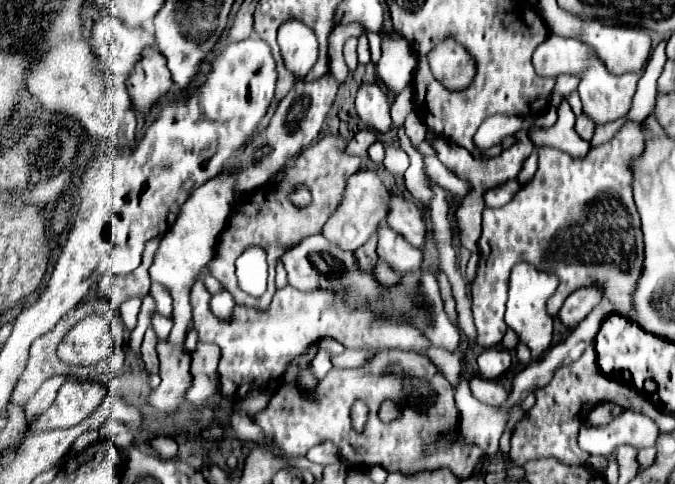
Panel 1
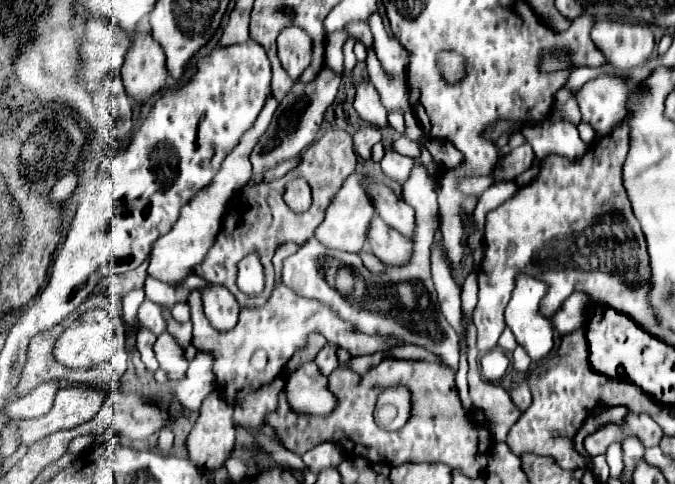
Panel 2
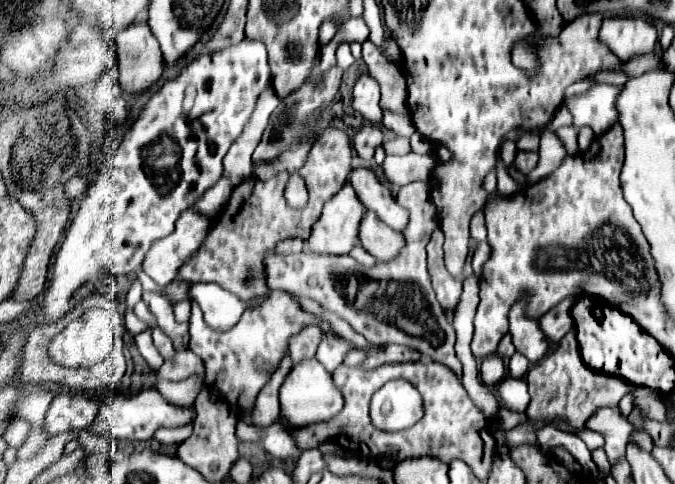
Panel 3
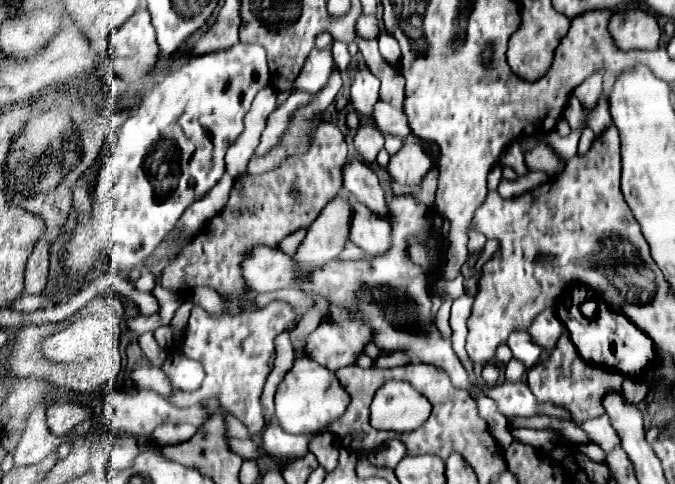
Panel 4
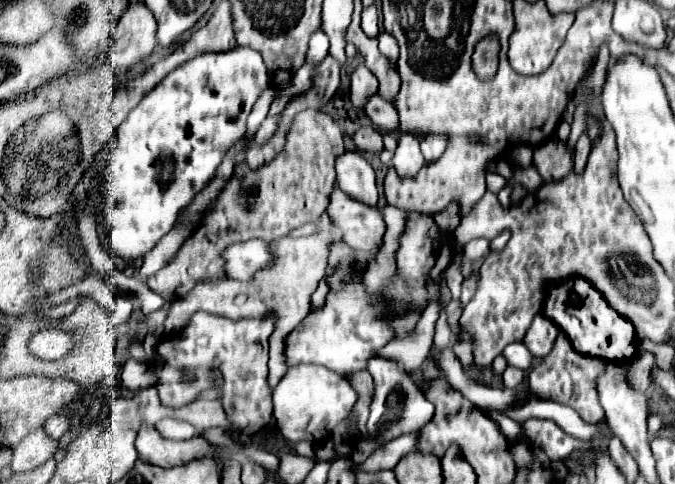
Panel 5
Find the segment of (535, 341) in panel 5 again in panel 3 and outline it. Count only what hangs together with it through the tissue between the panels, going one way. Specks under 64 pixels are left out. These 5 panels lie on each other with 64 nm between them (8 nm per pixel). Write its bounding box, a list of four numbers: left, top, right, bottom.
[540,296,576,342]

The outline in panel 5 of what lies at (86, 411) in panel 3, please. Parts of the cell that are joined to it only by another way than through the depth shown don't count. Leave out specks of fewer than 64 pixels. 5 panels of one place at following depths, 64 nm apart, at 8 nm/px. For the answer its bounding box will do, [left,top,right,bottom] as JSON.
[44,412,70,440]

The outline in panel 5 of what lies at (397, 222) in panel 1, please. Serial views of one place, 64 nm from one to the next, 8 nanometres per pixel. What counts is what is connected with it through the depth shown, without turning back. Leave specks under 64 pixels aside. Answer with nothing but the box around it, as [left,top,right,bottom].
[336,152,378,206]

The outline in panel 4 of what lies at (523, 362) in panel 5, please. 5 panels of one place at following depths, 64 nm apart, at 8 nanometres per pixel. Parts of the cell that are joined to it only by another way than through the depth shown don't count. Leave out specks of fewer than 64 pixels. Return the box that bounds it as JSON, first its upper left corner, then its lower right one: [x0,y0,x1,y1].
[508,330,544,368]

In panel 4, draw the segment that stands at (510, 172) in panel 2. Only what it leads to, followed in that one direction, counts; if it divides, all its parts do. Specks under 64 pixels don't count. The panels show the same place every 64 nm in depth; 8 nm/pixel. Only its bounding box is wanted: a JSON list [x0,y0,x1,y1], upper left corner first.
[524,144,564,176]

